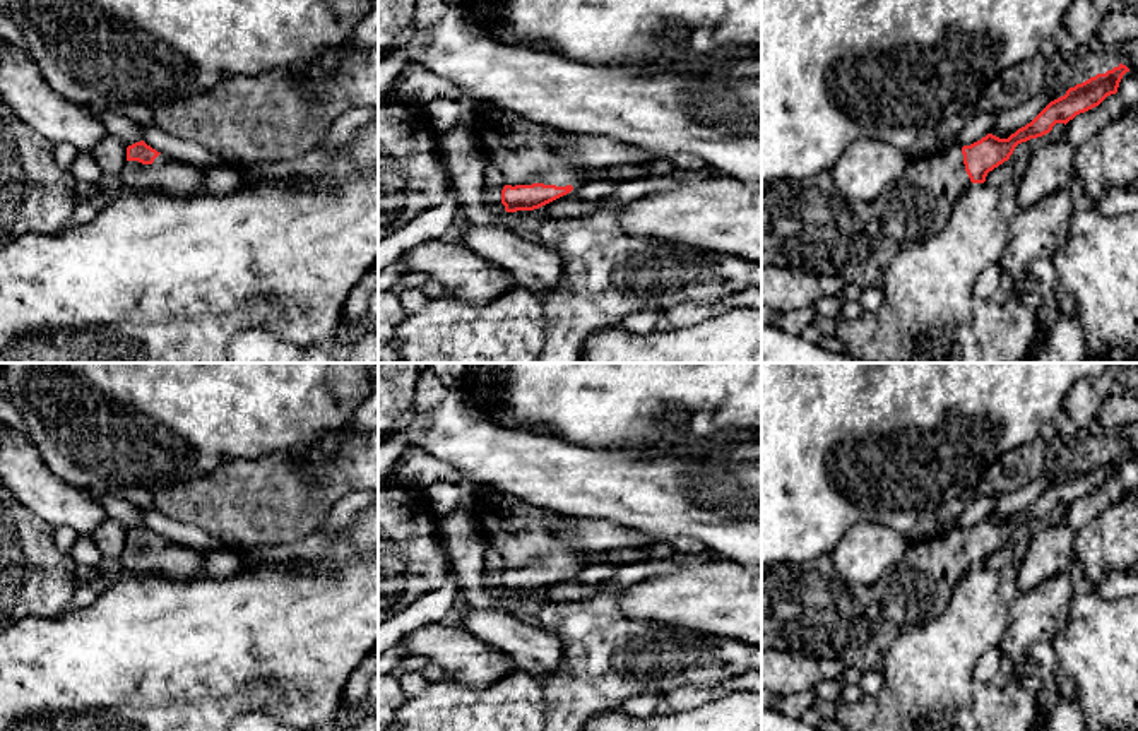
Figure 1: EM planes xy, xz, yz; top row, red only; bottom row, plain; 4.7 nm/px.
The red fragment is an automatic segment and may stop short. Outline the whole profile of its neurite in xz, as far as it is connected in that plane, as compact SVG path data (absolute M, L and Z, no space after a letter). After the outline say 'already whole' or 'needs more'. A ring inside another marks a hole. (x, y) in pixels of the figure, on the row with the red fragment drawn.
M479 108L476 139L507 181L501 190L507 212L539 209L584 183L589 168L554 152L561 134L503 108Z; needs more

